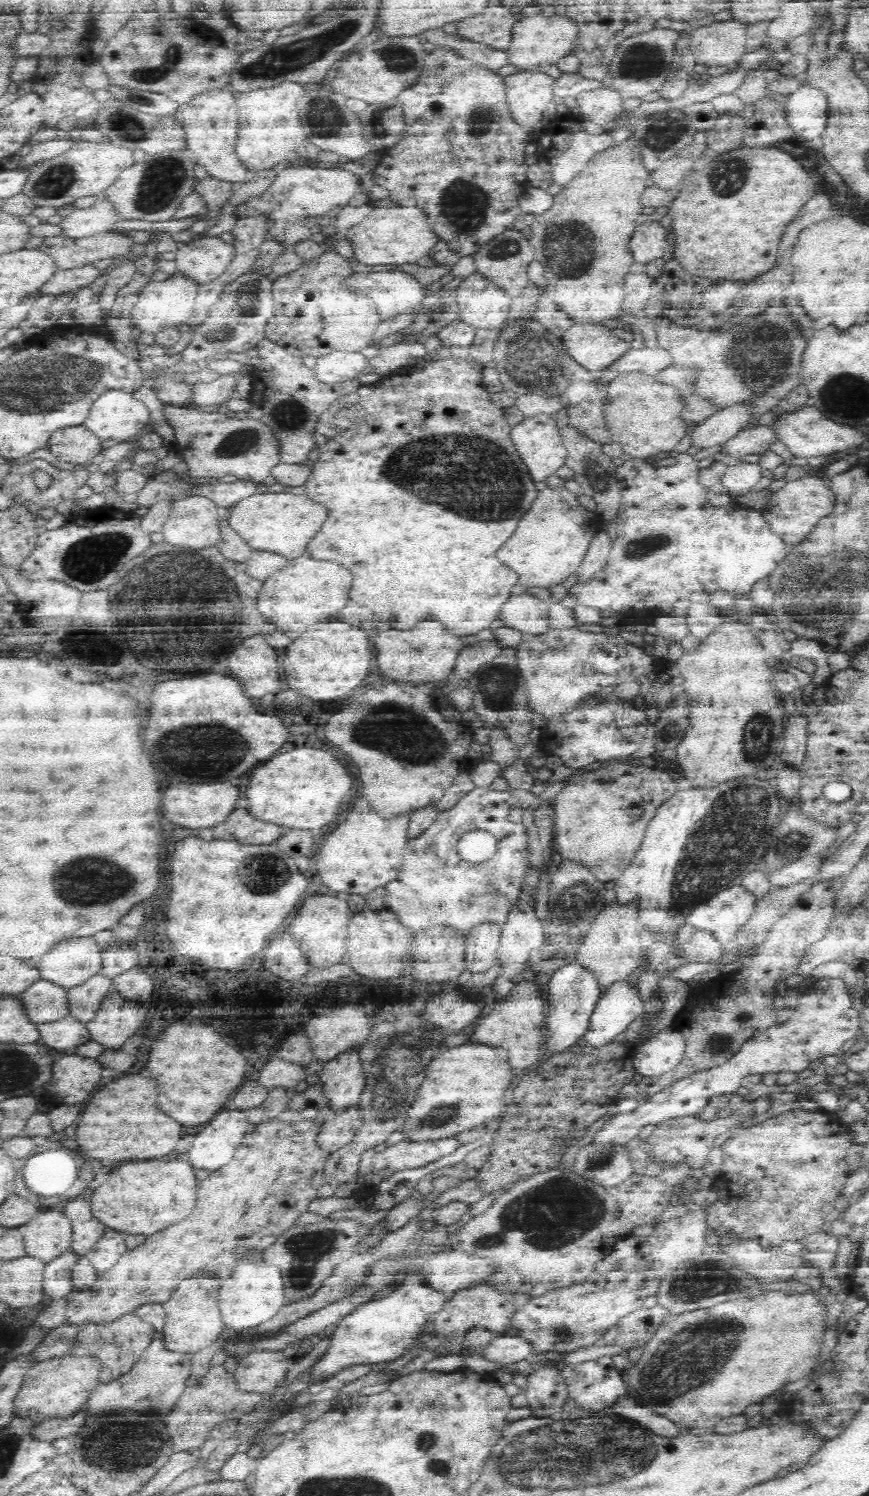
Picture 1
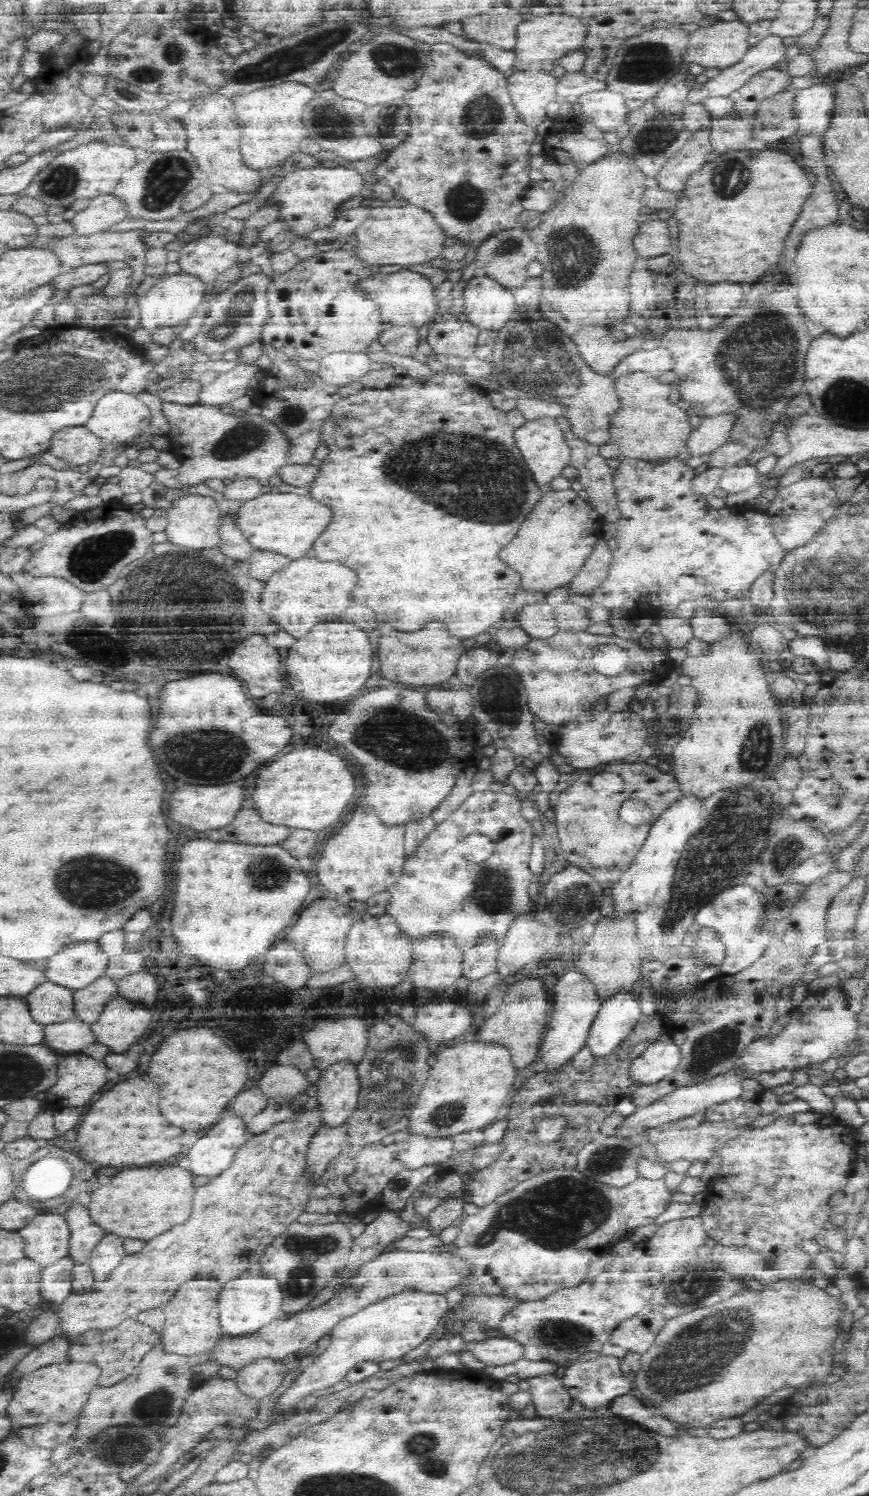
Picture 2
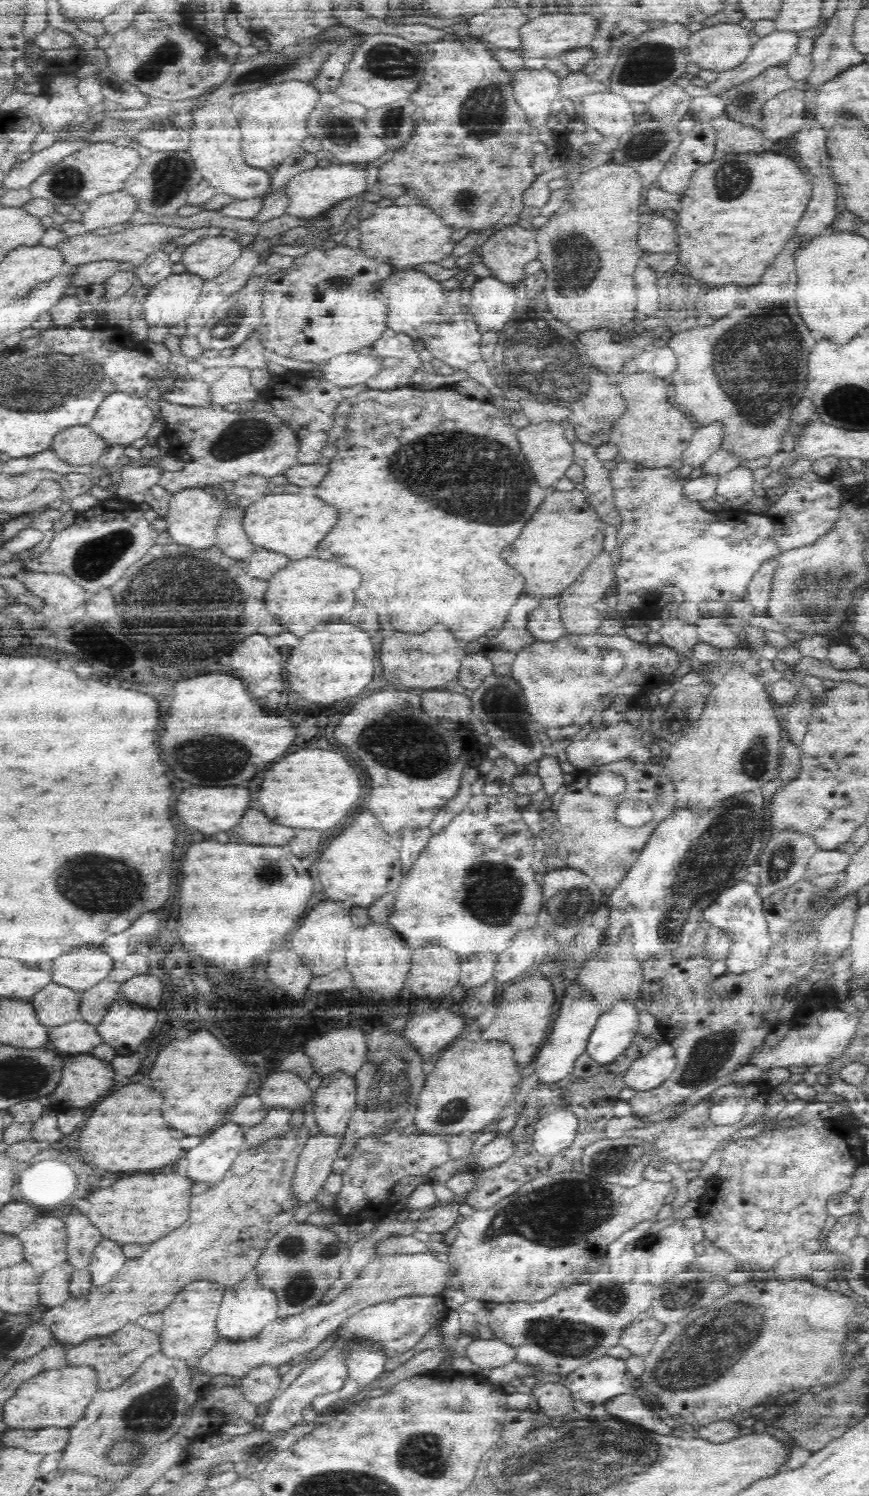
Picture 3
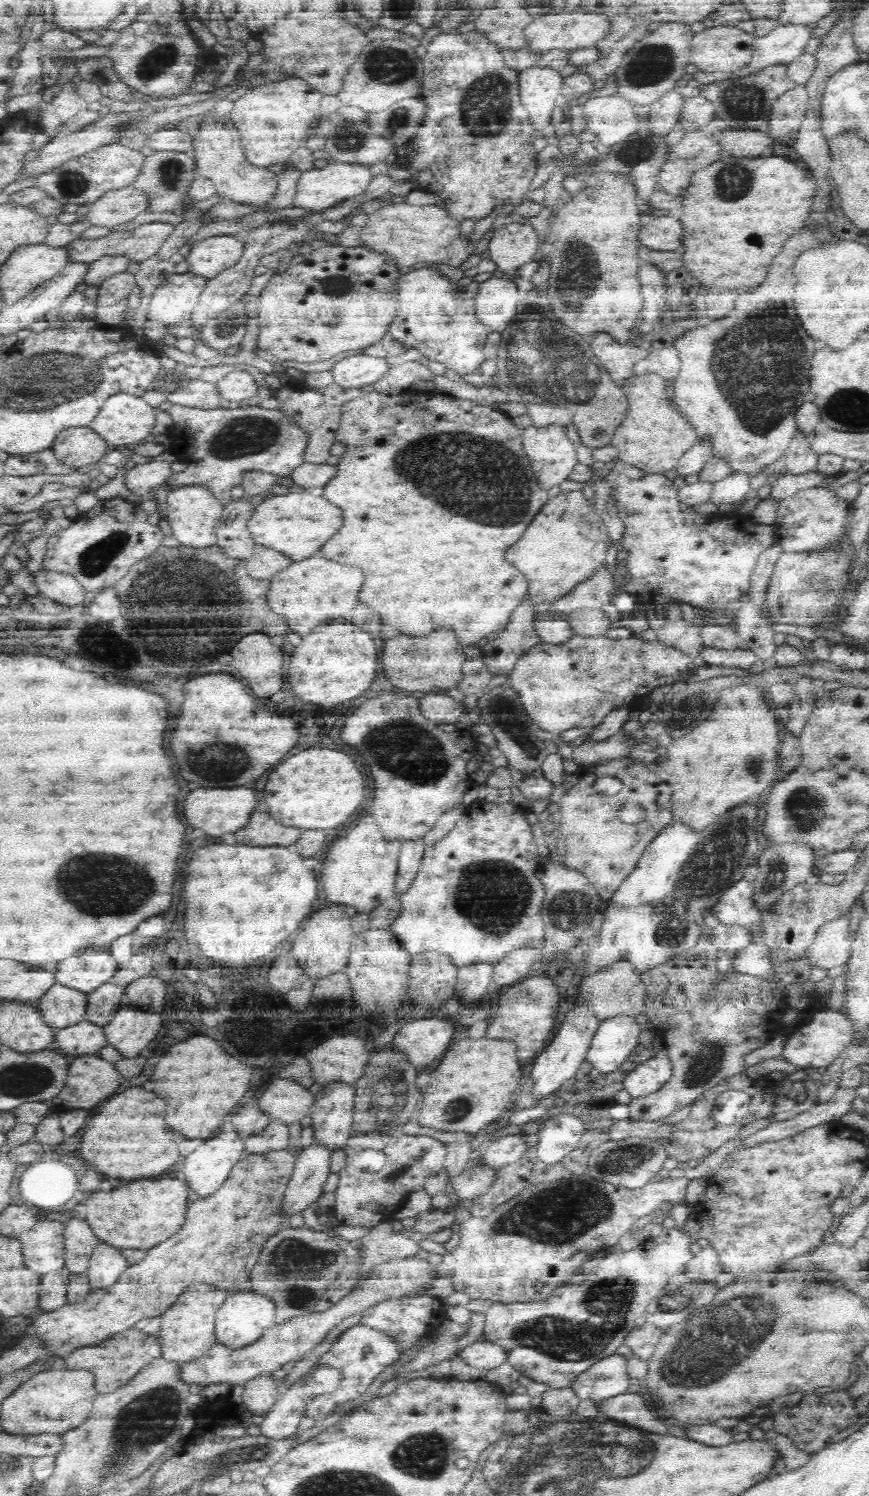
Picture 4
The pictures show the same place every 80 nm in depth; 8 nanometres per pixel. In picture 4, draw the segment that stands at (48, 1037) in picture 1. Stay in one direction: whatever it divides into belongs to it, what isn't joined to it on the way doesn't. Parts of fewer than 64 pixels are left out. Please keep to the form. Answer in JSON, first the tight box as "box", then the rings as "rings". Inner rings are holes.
{"box":[53,1020,109,1055],"rings":[[[82,1020],[66,1028],[53,1030],[53,1048],[71,1055],[94,1055],[109,1042],[104,1038],[102,1027]]]}

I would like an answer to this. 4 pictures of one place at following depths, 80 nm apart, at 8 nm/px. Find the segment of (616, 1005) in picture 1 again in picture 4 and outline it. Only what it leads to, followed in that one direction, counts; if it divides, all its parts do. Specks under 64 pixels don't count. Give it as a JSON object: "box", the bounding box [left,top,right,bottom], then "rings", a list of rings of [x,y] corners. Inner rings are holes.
{"box":[586,1014,640,1073],"rings":[[[614,1014],[600,1020],[586,1059],[600,1073],[615,1071],[638,1044],[640,1031],[636,1016],[631,1014]]]}

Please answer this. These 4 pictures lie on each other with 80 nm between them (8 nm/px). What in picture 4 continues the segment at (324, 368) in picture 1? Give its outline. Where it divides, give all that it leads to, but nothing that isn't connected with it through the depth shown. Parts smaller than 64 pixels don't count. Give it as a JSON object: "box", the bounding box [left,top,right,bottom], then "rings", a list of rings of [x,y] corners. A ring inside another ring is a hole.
{"box":[330,352,389,388],"rings":[[[364,352],[359,355],[344,354],[330,370],[333,383],[341,388],[370,386],[389,370],[383,358],[370,356]]]}

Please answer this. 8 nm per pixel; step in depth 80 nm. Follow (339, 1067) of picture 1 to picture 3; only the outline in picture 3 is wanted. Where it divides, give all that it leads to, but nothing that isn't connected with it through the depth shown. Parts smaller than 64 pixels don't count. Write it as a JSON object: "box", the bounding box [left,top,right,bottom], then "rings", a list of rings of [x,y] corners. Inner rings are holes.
{"box":[312,1068,356,1135],"rings":[[[344,1068],[328,1072],[312,1094],[313,1111],[320,1131],[344,1135],[346,1124],[355,1111],[356,1103],[355,1076]]]}

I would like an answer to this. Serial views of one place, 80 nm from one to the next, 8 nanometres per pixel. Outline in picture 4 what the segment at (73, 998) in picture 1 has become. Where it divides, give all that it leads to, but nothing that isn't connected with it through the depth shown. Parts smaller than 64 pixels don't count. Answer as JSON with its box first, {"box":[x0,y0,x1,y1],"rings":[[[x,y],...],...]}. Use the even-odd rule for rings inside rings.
{"box":[84,981,125,1027],"rings":[[[111,981],[86,993],[86,1008],[84,1020],[102,1027],[108,1022],[108,1016],[118,1008],[124,1000],[125,986]]]}

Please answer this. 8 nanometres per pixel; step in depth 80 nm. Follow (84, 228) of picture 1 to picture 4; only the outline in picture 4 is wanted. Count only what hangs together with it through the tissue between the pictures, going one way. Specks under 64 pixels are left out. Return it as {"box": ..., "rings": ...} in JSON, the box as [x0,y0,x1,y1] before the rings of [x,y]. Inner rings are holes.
{"box":[85,187,146,229],"rings":[[[130,187],[114,189],[105,192],[88,207],[85,216],[88,226],[105,226],[111,229],[118,224],[131,221],[144,212],[146,195]]]}

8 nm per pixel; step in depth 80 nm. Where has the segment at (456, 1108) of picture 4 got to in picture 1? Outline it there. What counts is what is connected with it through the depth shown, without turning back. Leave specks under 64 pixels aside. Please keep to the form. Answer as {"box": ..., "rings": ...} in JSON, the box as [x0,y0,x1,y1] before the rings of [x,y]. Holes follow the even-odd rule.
{"box":[398,1044,516,1141],"rings":[[[462,1044],[456,1048],[450,1048],[450,1050],[442,1052],[436,1060],[432,1060],[432,1064],[426,1068],[426,1078],[424,1078],[422,1086],[418,1086],[414,1102],[406,1110],[402,1126],[398,1131],[404,1134],[403,1140],[406,1141],[434,1141],[454,1137],[468,1128],[480,1126],[482,1122],[486,1122],[494,1116],[498,1118],[502,1113],[502,1100],[508,1100],[510,1096],[512,1087],[510,1080],[513,1079],[516,1078],[512,1078],[508,1056],[500,1048],[492,1048],[492,1046],[484,1046],[484,1044]]]}

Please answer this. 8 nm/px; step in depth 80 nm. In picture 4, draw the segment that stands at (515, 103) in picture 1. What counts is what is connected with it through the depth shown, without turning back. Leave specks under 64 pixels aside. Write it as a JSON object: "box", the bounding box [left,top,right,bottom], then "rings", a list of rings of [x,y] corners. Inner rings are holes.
{"box":[518,67,563,130],"rings":[[[530,67],[518,73],[518,96],[537,130],[550,124],[550,114],[561,95],[563,77],[552,67]]]}

